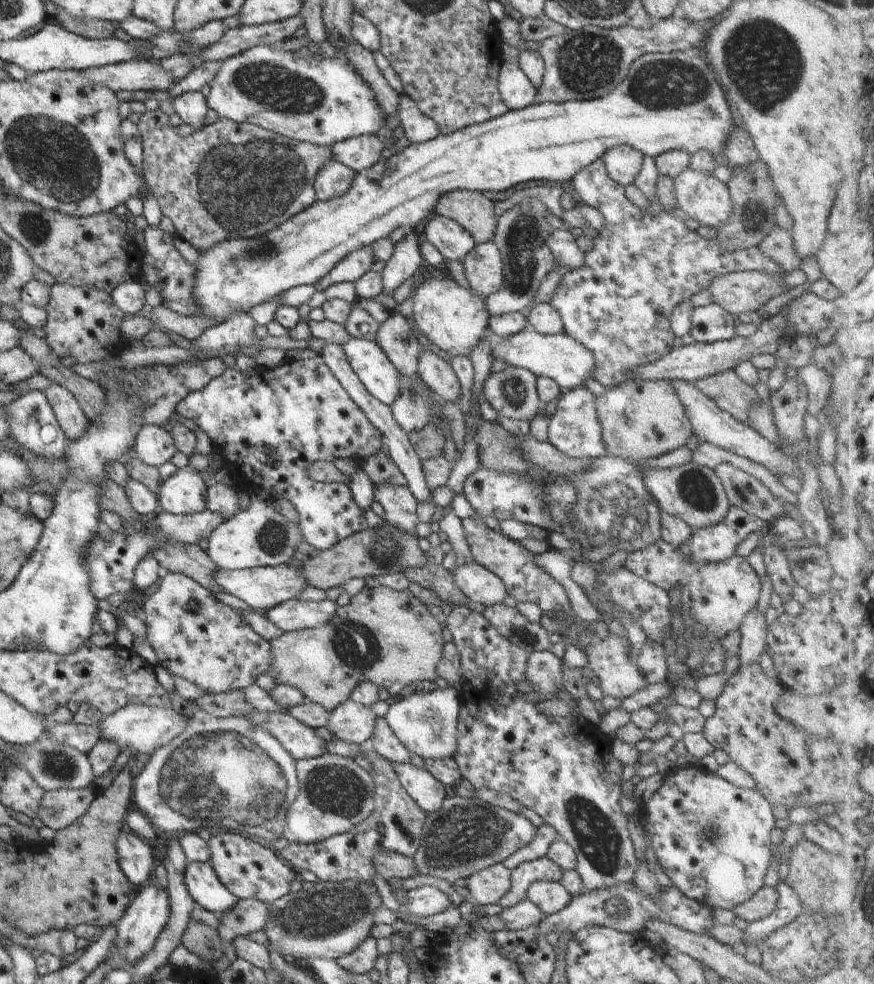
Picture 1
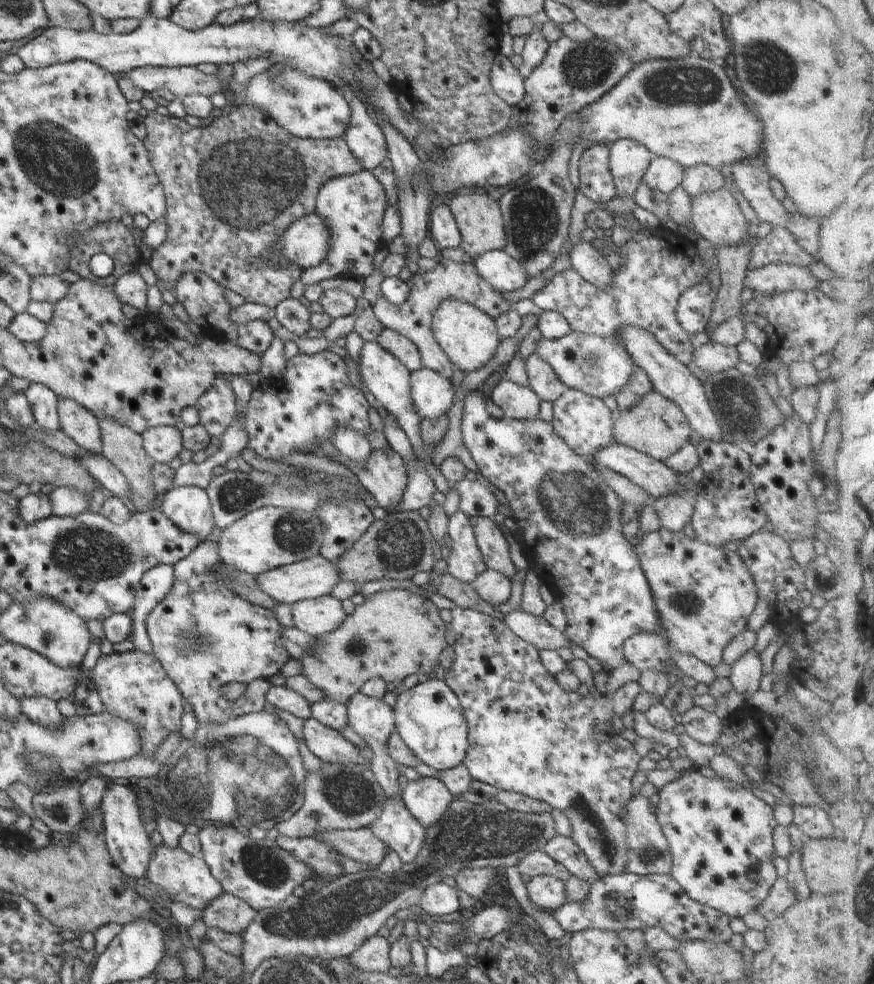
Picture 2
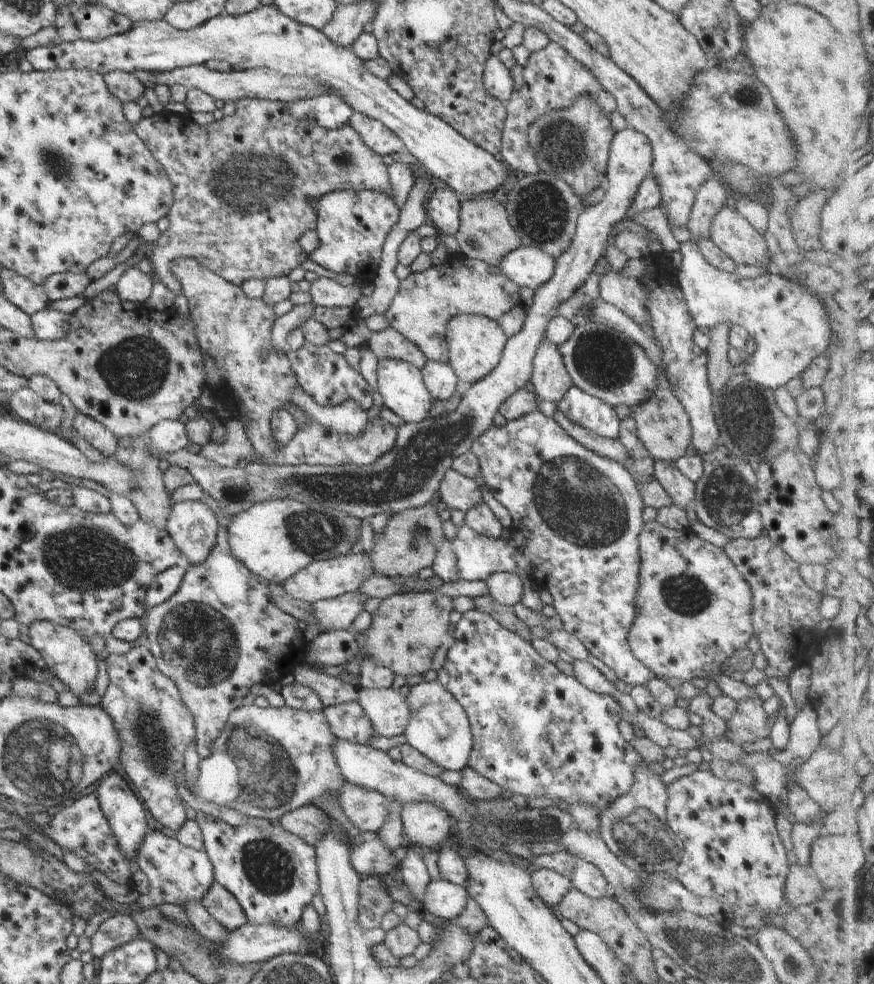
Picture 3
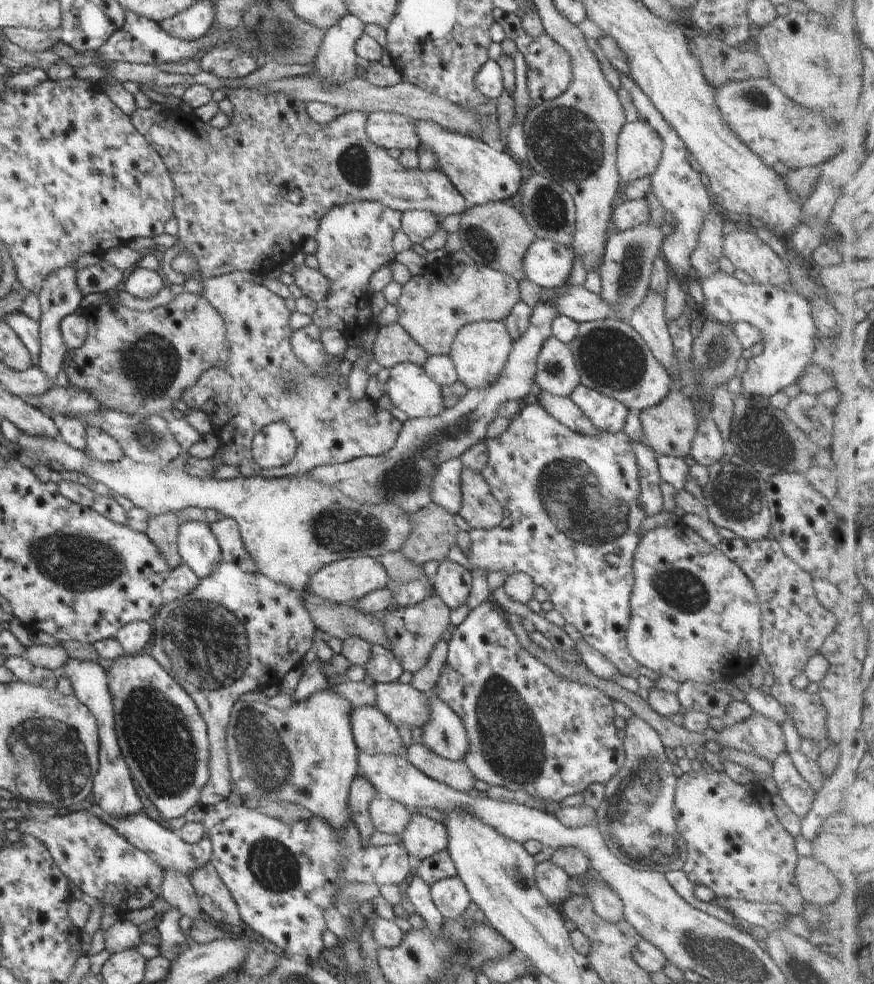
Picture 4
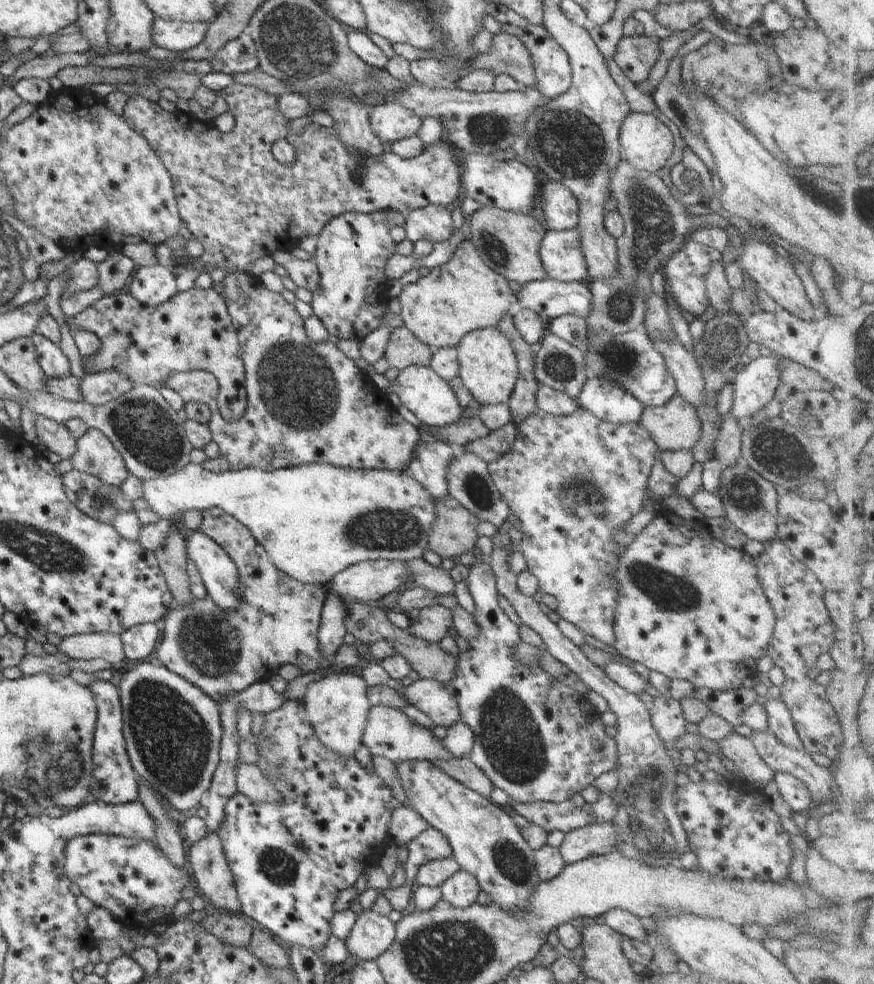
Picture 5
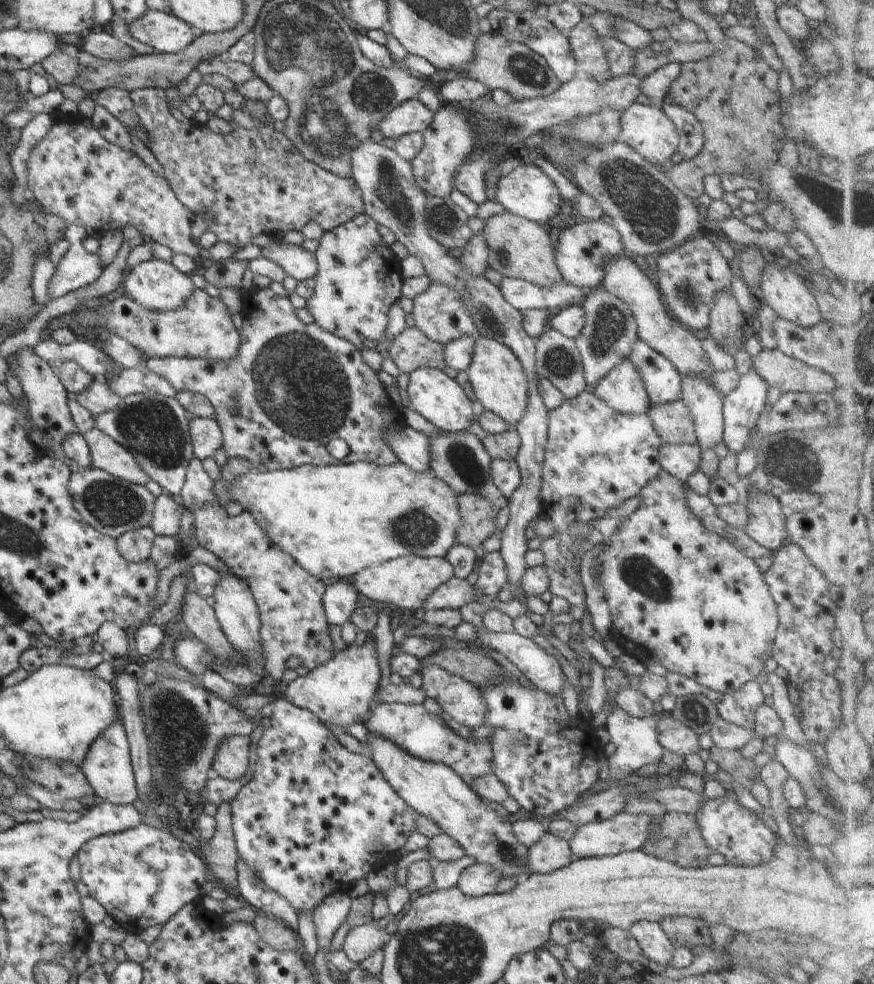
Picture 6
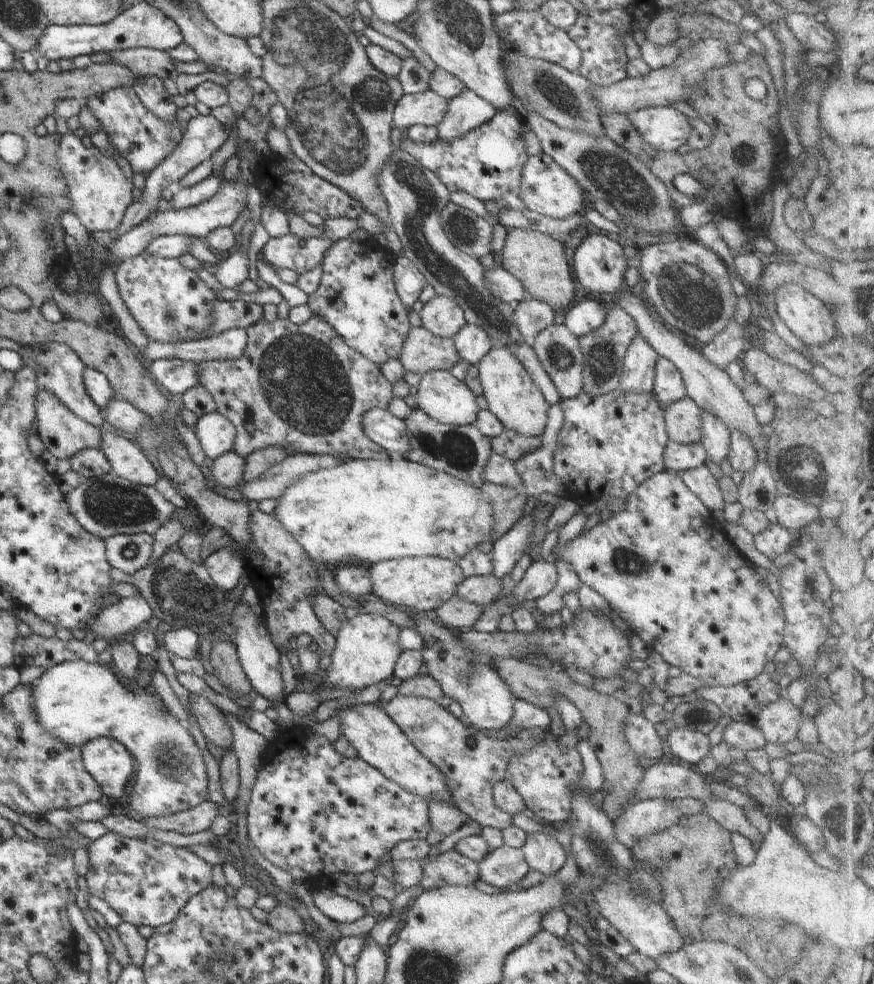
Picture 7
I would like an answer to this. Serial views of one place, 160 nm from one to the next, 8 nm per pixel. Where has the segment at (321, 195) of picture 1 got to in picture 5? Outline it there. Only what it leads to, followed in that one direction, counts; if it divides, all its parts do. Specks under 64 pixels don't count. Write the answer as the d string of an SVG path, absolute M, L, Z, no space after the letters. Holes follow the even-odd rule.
M384 210L371 213L344 213L334 217L320 231L316 252L313 261L316 263L320 282L315 292L311 306L313 314L324 325L324 328L335 339L348 339L361 342L361 340L374 332L382 323L384 305L382 297L386 296L387 276L385 268L387 260L394 254L396 243L392 240L389 230L392 227L402 226L405 214L398 211Z

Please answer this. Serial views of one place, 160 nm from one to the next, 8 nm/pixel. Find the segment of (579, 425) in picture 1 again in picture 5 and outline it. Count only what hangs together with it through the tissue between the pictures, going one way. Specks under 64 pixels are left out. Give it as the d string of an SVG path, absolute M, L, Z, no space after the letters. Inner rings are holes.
M591 375L576 399L580 407L612 424L638 423L644 410L643 404L630 392L612 381Z

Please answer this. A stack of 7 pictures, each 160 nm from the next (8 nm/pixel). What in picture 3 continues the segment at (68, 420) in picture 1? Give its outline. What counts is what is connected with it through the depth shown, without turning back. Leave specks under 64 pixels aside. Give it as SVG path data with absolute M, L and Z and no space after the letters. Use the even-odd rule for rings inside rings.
M75 414L73 429L82 439L86 440L92 448L100 451L104 458L112 457L117 449L117 436L113 435L103 424L85 414Z

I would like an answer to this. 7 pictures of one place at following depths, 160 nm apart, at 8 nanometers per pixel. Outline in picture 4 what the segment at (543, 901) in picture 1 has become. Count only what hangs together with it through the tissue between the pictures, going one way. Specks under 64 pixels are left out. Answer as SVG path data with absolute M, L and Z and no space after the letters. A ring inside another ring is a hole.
M550 859L535 866L535 881L538 890L549 900L550 904L562 904L569 896L568 873Z

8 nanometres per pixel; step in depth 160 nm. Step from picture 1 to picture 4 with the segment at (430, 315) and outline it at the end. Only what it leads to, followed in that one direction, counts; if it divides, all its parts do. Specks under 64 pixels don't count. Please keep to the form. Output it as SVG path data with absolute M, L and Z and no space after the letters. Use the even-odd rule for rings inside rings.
M480 321L462 327L448 354L456 367L458 381L465 384L468 390L492 385L506 366L512 343L503 321Z

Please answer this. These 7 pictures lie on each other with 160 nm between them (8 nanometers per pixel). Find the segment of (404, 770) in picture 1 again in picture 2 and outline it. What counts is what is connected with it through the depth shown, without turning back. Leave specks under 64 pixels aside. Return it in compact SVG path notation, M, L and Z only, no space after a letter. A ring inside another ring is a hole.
M434 777L408 781L401 792L406 808L424 828L435 825L446 814L448 805L455 798L446 785Z

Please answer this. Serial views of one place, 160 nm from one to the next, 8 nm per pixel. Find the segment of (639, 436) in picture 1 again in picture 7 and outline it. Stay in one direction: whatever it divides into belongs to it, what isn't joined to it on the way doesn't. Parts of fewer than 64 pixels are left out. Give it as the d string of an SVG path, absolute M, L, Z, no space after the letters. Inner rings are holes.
M686 396L682 400L668 403L663 415L670 441L685 445L702 443L701 408L690 397Z

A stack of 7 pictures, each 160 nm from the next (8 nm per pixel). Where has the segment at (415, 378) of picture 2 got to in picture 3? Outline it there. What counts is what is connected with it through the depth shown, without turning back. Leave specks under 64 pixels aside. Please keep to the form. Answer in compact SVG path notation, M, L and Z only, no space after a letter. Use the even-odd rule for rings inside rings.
M427 361L421 368L421 375L433 399L446 400L457 391L459 378L449 363Z

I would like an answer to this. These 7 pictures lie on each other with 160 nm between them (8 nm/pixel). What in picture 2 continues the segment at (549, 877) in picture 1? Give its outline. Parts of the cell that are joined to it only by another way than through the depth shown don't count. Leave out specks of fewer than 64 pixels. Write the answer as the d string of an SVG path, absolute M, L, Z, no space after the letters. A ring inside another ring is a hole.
M543 850L533 851L527 855L523 854L517 866L521 875L526 874L530 878L538 875L550 875L562 882L566 882L572 877L566 867L552 860Z

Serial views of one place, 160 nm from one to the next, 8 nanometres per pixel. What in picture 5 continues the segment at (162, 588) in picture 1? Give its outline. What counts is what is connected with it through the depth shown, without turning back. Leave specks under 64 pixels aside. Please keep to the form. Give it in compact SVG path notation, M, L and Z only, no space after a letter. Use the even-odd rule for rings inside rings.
M209 508L201 510L201 523L199 530L203 535L210 537L218 546L224 549L224 552L234 561L239 574L239 589L241 602L239 603L239 608L234 611L223 611L215 605L215 602L210 598L205 599L194 599L190 605L185 607L174 606L165 618L159 623L161 636L160 642L155 646L156 658L162 662L162 664L173 673L181 676L184 680L191 682L201 688L212 700L215 700L215 704L219 706L219 698L226 693L237 693L245 688L248 688L253 682L258 681L268 681L273 674L282 666L283 664L293 664L300 669L301 674L308 674L308 672L318 672L318 670L326 670L330 666L335 665L335 658L330 657L327 659L323 652L319 648L318 640L318 629L321 623L321 610L323 607L323 602L325 601L325 596L328 593L329 588L325 585L315 585L315 584L304 584L293 579L290 575L284 574L275 564L270 560L267 555L266 550L262 548L261 544L254 538L254 535L242 524L237 518L232 515L224 514L220 517L213 516Z

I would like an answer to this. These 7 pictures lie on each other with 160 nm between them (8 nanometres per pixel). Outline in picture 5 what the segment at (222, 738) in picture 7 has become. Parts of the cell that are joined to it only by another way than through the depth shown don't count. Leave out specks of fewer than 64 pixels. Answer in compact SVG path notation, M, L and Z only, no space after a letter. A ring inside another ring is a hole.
M254 763L235 764L237 790L255 803L275 803L284 801L284 792L275 789Z

